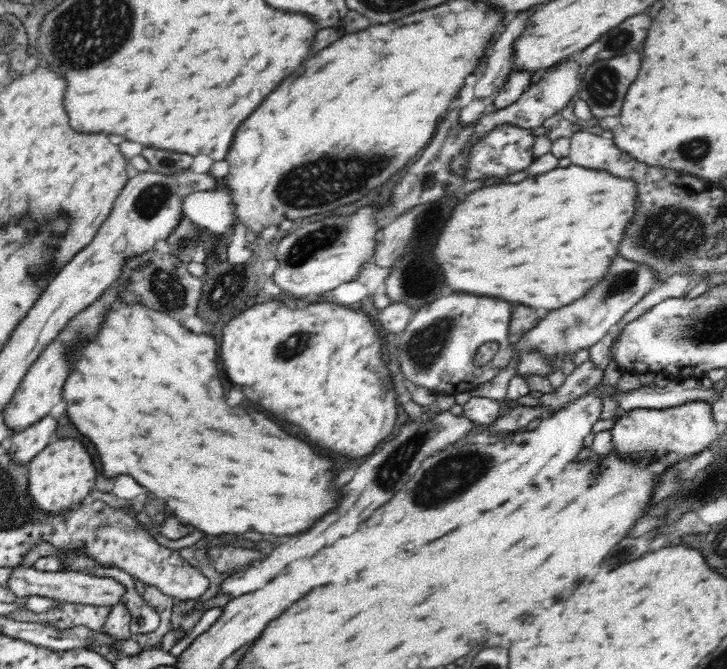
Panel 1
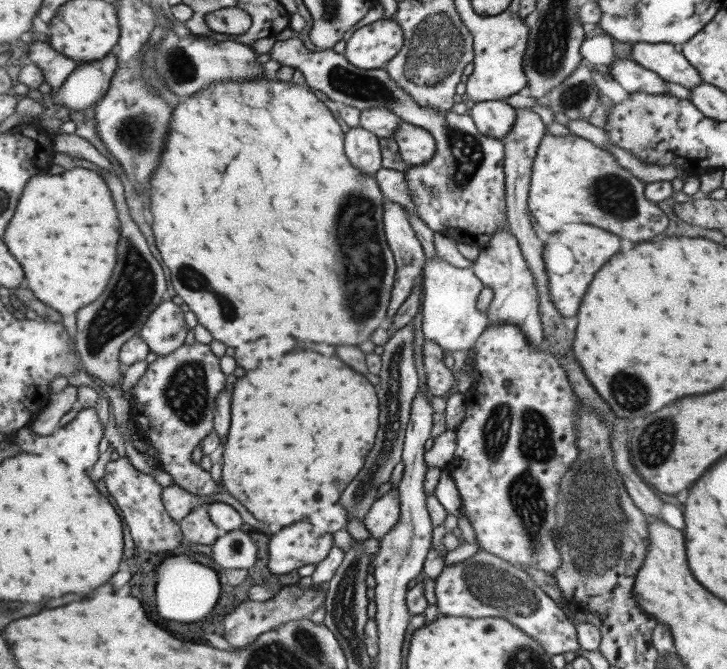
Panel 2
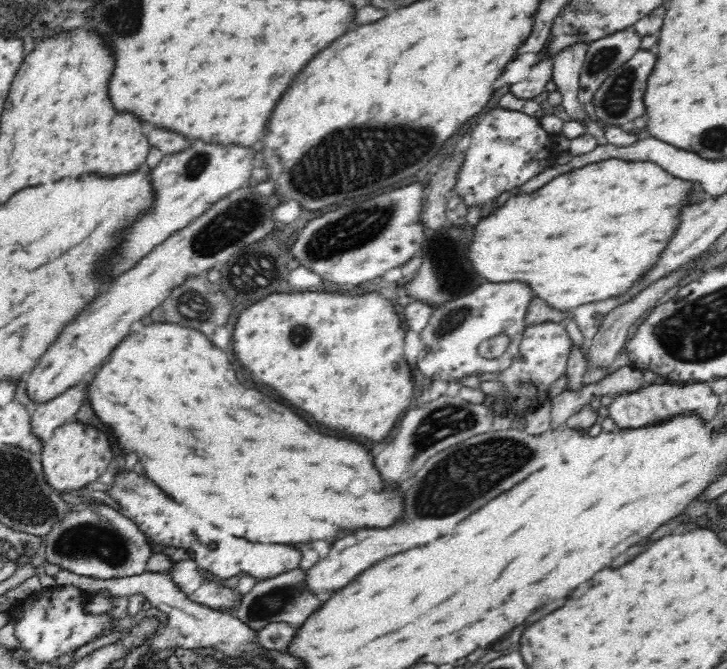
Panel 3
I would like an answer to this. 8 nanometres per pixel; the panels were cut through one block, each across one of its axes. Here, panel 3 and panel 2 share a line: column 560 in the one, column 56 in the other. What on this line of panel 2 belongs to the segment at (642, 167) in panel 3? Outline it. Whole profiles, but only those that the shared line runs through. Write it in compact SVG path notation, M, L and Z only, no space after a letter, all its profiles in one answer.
M73 167L55 176L36 175L25 182L2 241L21 264L27 289L62 316L69 343L74 345L75 311L98 297L115 264L118 216L106 183L95 171Z

